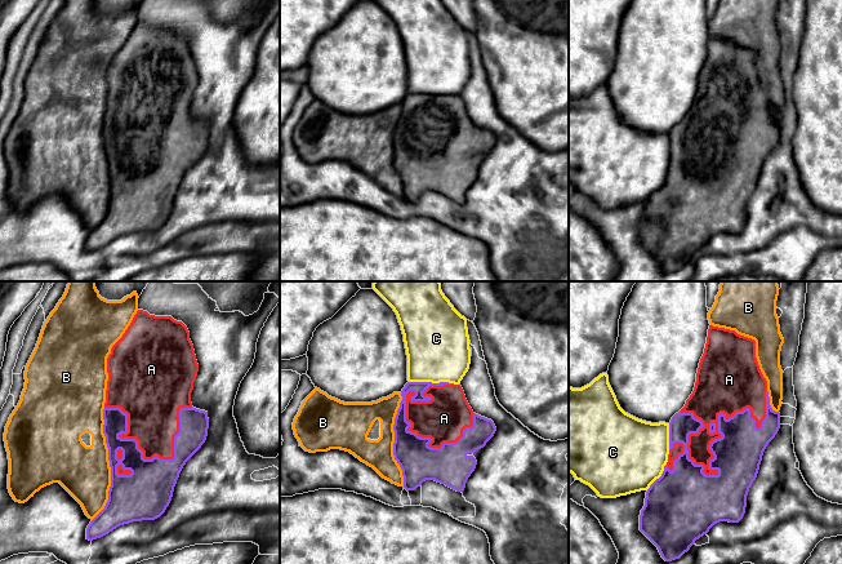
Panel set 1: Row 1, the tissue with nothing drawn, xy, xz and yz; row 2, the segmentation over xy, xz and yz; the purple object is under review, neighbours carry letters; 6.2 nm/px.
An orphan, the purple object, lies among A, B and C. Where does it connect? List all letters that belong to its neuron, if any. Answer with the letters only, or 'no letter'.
A

